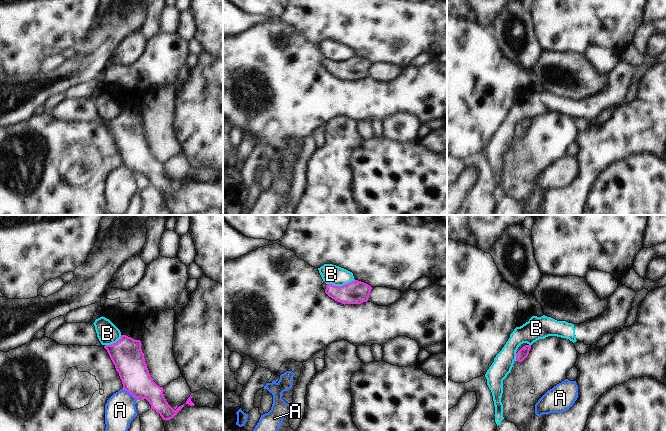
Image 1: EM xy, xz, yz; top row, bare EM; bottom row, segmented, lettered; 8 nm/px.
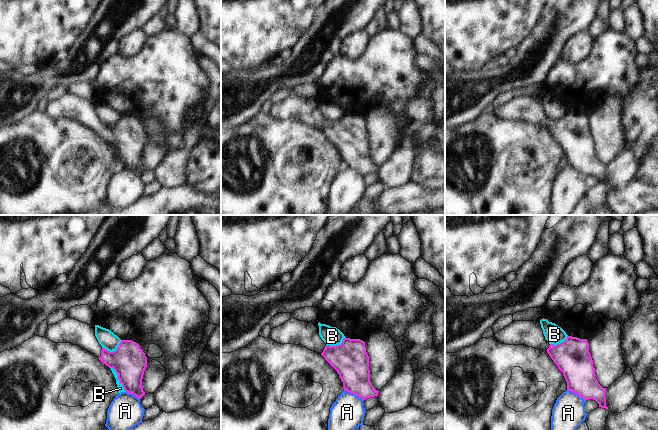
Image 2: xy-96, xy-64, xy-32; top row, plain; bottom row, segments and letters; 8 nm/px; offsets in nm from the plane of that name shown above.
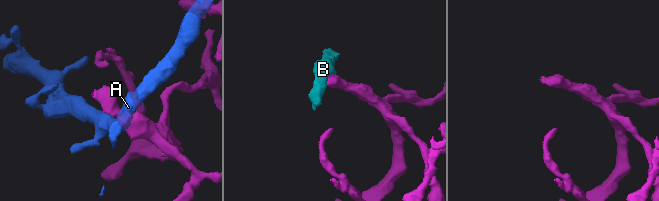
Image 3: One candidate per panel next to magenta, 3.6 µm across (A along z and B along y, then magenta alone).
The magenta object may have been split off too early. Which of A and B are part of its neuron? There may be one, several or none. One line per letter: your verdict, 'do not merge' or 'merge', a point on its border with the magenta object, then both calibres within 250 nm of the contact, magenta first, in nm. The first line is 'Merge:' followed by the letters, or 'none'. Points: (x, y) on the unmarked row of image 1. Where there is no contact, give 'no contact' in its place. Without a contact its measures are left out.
Merge: none
A: do not merge; contact xy (129, 168); calibres 240 and 240 nm
B: do not merge; contact xz (340, 62); calibres 190 and 160 nm

